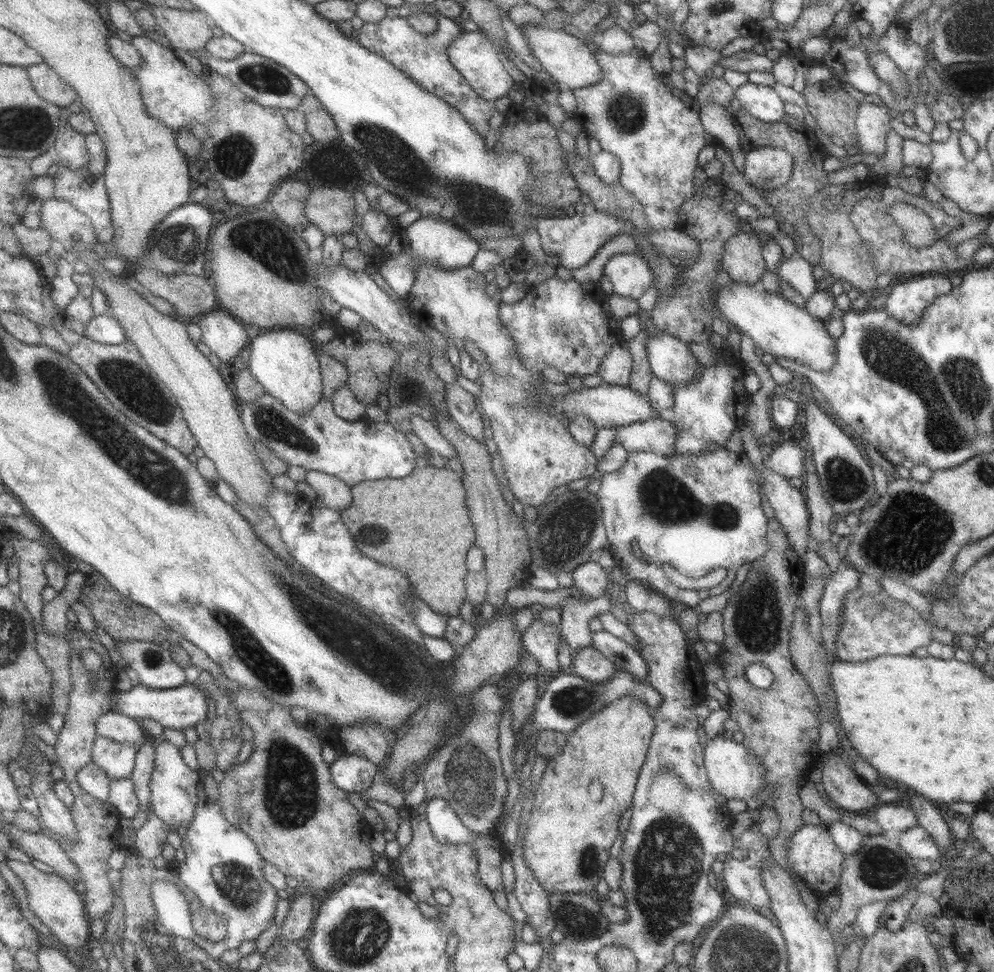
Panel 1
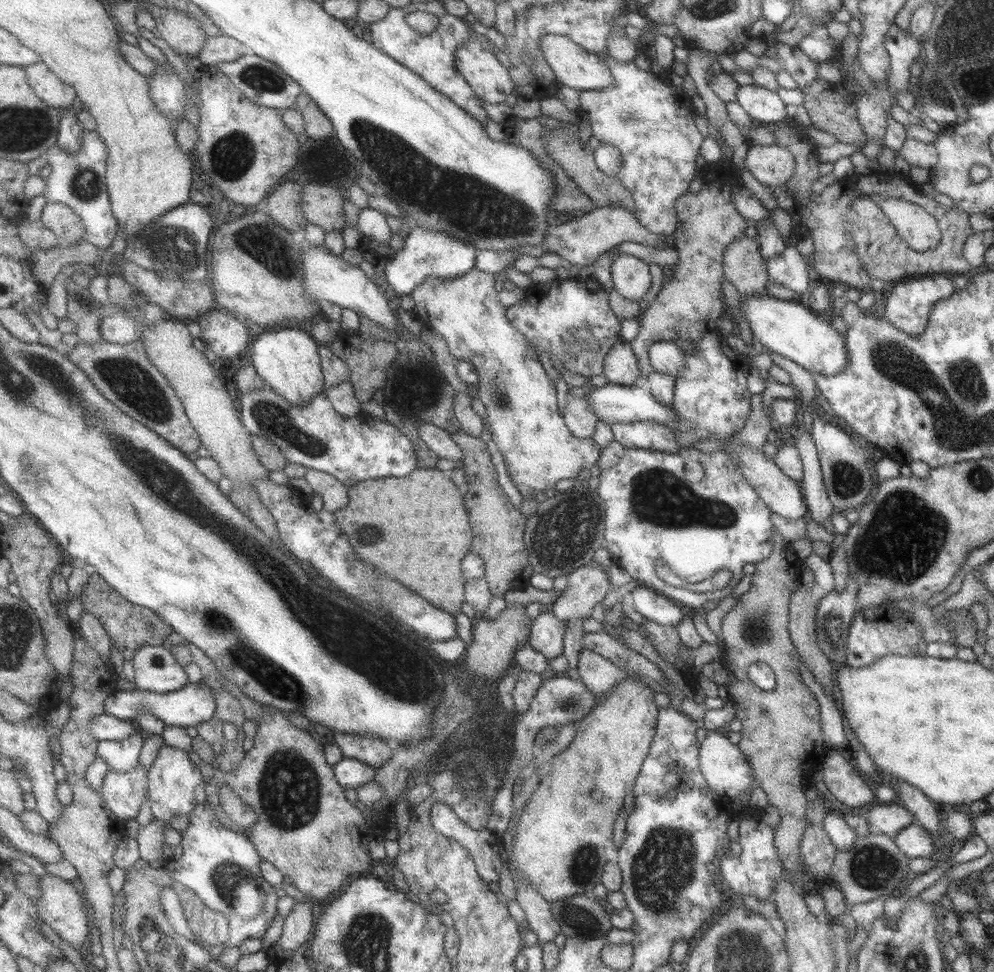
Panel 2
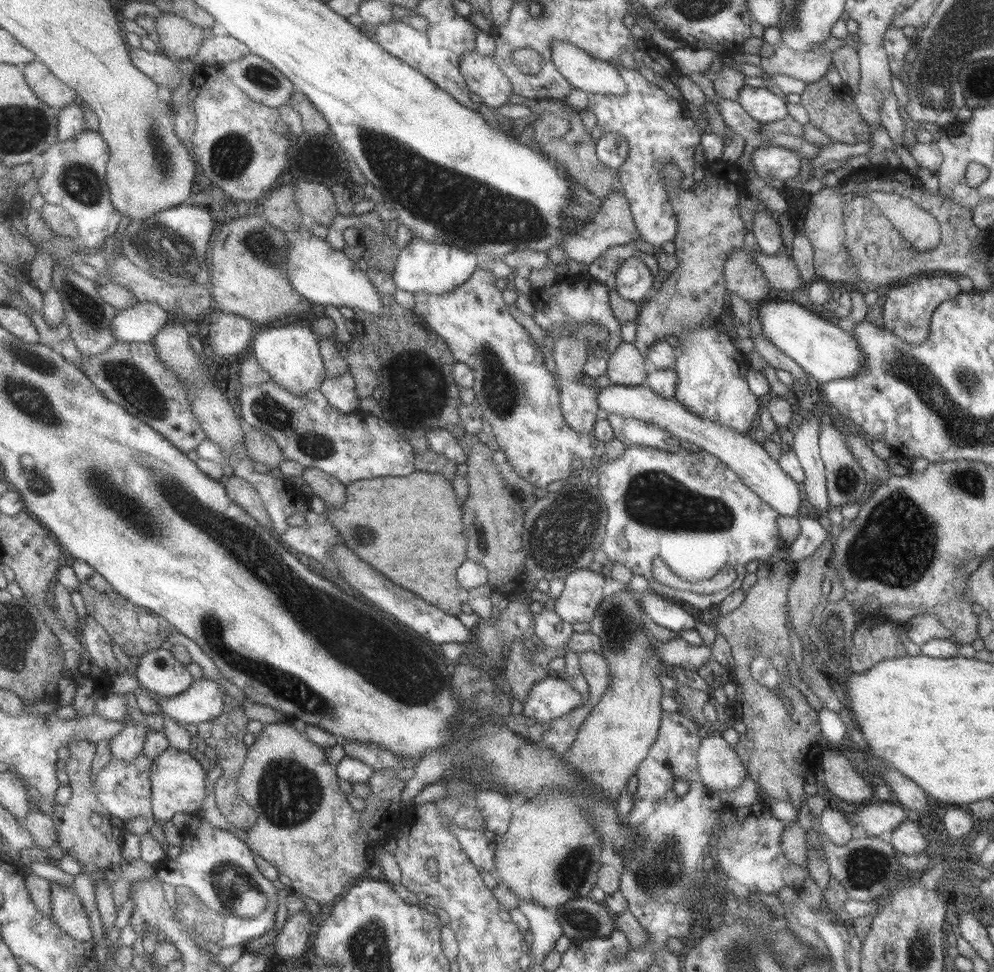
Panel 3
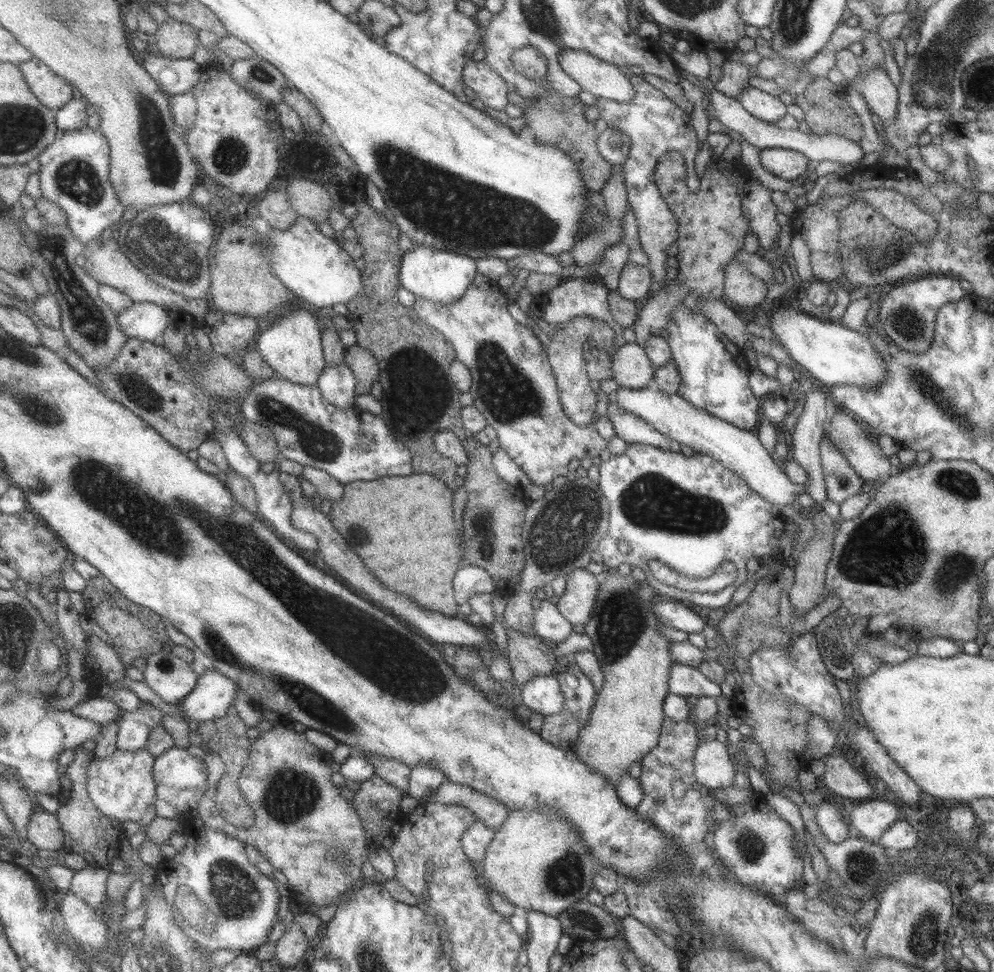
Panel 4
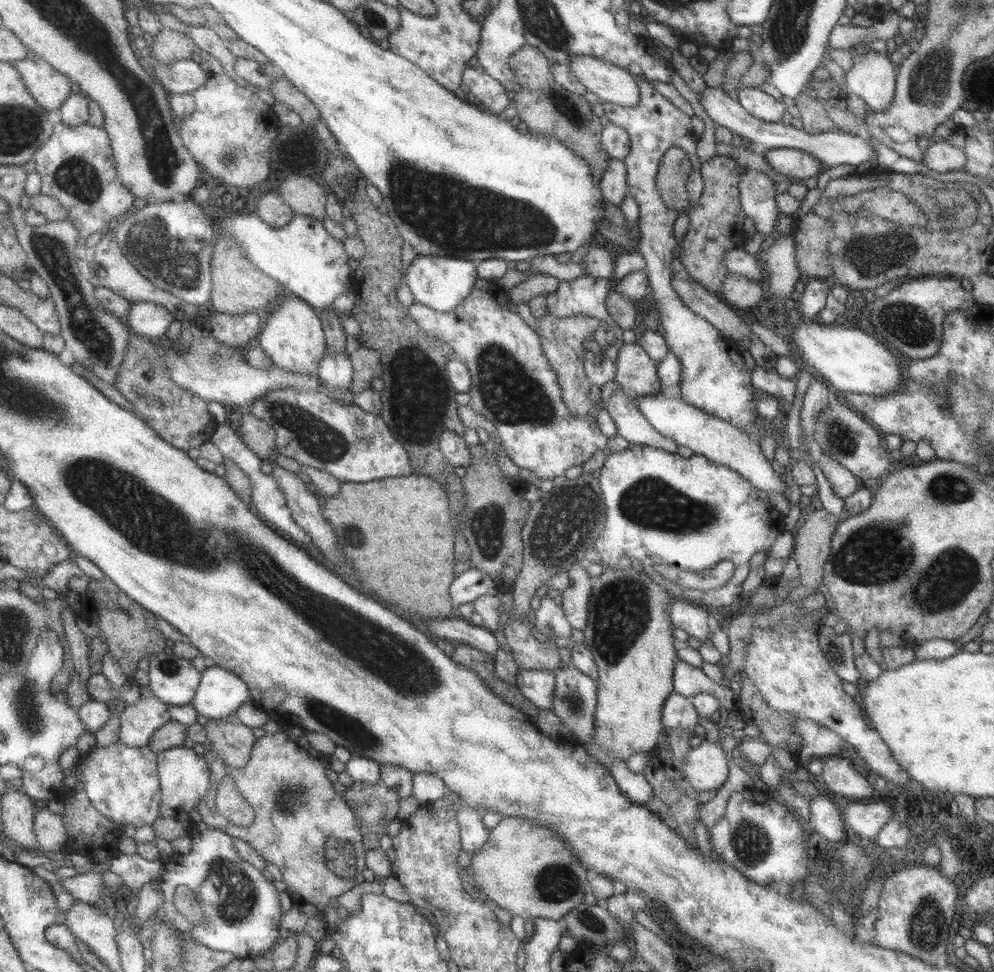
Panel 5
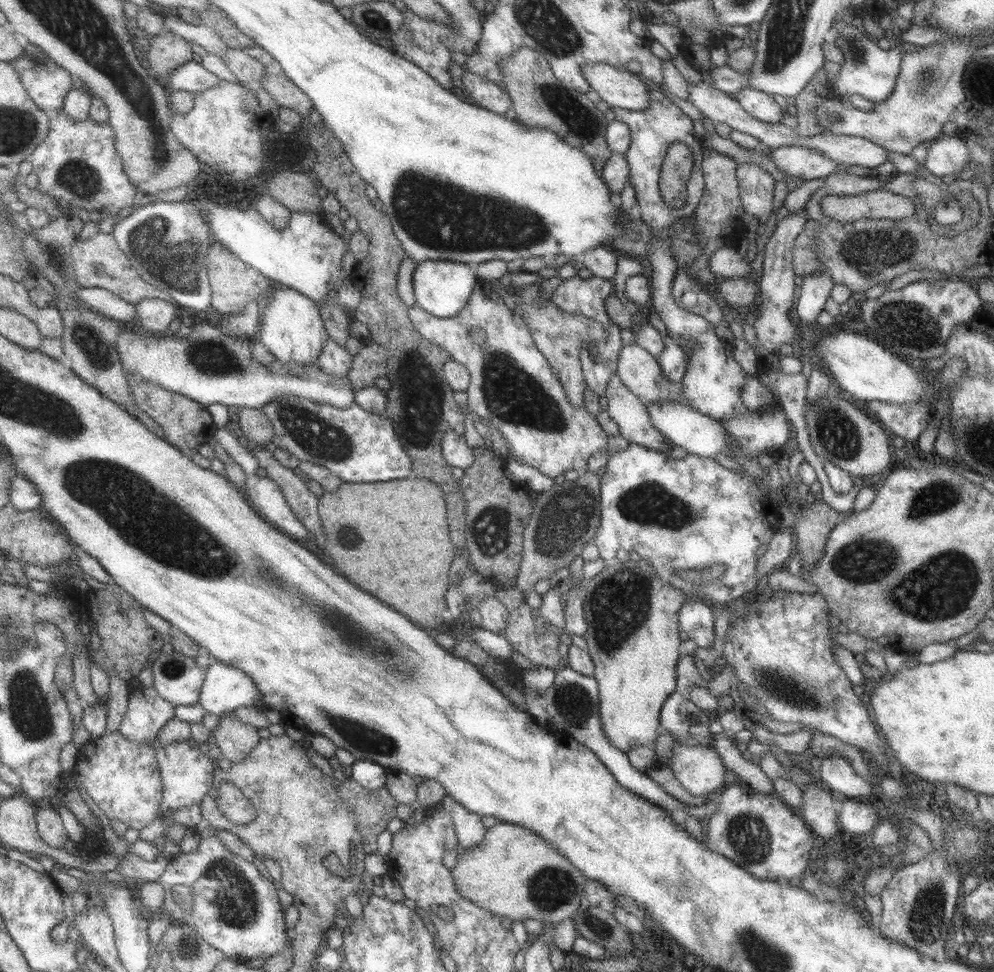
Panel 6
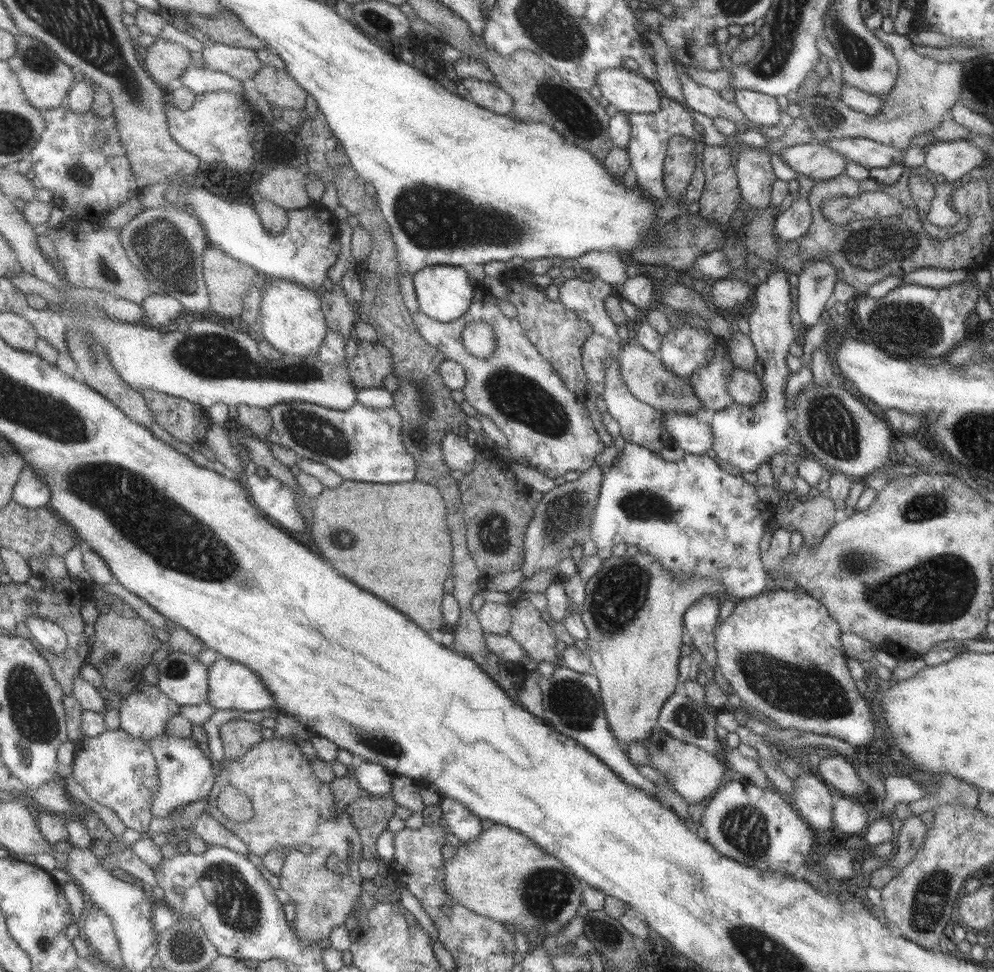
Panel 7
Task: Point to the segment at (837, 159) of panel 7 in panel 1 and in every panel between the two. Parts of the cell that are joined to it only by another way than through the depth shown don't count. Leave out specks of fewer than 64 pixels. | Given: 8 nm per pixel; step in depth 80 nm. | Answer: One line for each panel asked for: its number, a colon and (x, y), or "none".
1: (766, 168)
2: (771, 166)
3: (769, 162)
4: (786, 164)
5: (790, 163)
6: (796, 162)

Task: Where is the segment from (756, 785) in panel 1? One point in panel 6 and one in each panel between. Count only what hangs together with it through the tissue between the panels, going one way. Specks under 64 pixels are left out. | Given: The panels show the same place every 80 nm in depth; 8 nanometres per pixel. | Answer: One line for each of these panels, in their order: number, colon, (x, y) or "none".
2: (723, 766)
3: (719, 767)
4: (714, 767)
5: (705, 768)
6: (700, 769)

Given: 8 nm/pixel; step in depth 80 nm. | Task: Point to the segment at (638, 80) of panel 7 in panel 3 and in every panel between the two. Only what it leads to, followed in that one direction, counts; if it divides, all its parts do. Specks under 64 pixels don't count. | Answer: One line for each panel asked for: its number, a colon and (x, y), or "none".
3: (592, 75)
4: (605, 80)
5: (611, 84)
6: (616, 86)

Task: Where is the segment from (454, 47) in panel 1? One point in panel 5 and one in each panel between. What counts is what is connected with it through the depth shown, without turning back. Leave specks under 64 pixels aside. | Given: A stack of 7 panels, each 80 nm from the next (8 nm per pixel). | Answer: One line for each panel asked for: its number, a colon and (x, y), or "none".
2: (493, 82)
3: (483, 73)
4: (482, 80)
5: (490, 91)

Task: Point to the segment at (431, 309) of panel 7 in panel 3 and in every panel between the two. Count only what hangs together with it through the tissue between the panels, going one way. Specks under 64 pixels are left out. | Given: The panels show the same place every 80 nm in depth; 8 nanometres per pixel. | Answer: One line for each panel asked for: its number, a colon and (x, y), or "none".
3: (423, 266)
4: (444, 276)
5: (442, 282)
6: (444, 288)

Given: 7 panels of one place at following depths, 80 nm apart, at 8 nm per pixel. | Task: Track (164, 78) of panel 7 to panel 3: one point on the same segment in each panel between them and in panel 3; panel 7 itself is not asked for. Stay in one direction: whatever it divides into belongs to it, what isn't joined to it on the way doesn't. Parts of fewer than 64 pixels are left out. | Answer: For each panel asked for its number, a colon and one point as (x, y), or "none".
3: (178, 37)
4: (175, 39)
5: (170, 45)
6: (168, 51)

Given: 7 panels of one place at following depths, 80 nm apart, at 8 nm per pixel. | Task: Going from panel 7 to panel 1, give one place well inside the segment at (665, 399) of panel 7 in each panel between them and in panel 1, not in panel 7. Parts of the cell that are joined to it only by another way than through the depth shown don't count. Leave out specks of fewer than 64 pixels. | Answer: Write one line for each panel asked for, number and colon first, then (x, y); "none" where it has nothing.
1: (614, 369)
2: (620, 367)
3: (625, 366)
4: (631, 368)
5: (635, 373)
6: (637, 370)

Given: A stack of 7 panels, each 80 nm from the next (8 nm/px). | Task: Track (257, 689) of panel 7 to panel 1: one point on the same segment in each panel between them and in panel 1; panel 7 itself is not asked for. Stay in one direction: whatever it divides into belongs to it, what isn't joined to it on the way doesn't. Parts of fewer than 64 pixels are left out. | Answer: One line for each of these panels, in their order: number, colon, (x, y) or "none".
1: (181, 707)
2: (195, 704)
3: (204, 701)
4: (212, 699)
5: (221, 692)
6: (226, 689)

